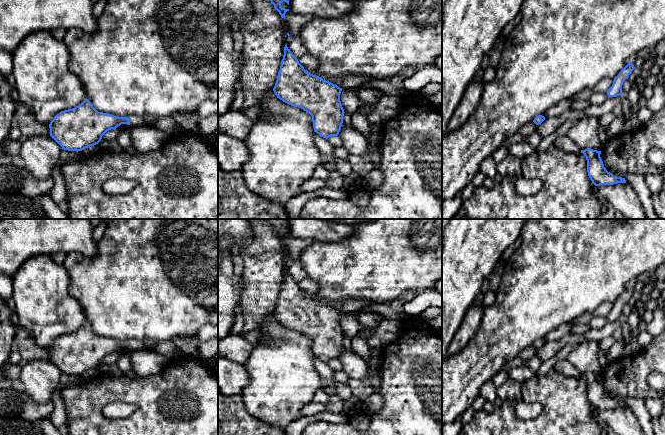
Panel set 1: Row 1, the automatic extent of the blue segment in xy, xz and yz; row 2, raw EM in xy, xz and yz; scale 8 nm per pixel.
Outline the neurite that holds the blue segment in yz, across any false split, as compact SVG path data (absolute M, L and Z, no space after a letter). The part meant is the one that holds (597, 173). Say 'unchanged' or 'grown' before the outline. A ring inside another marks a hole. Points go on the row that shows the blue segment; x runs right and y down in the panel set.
unchanged; M587 148L581 153L586 157L588 176L595 186L626 183L625 178L614 176L606 170L600 157L601 151Z

